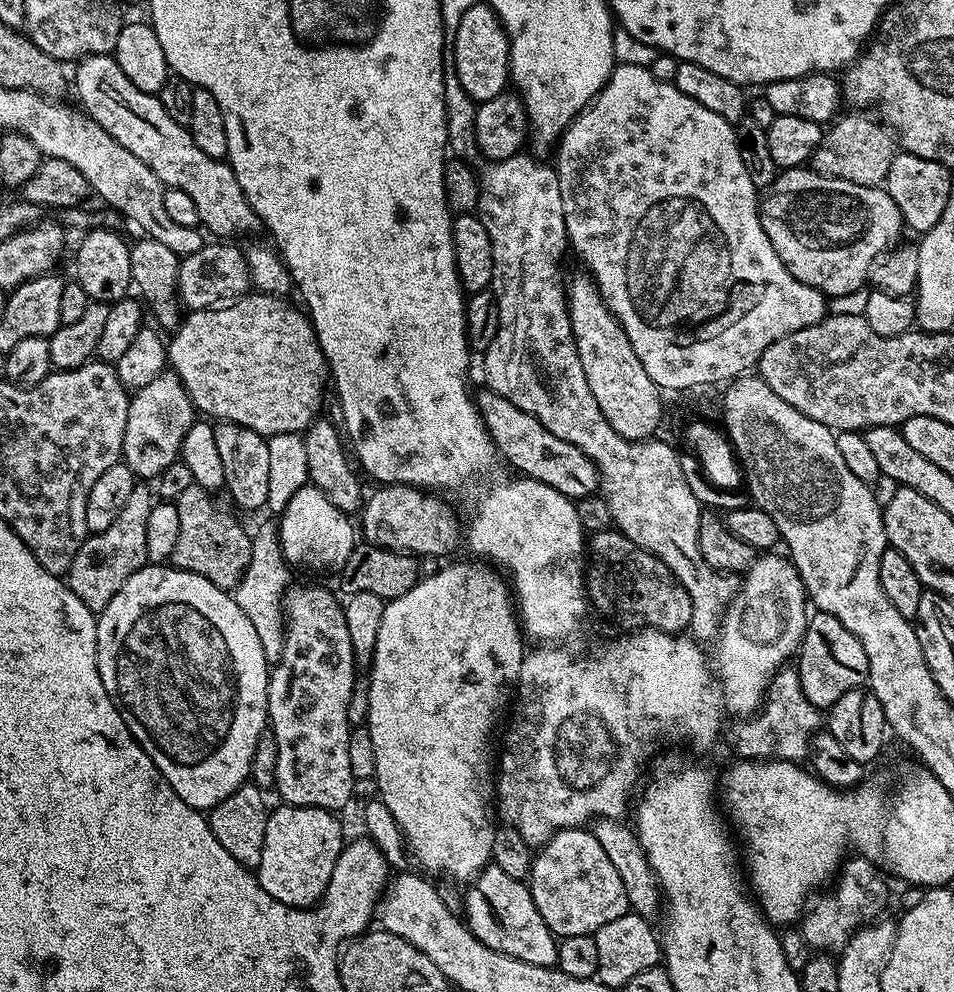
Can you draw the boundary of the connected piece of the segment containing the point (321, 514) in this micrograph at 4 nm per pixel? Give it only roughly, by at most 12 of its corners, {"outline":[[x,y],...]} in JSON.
{"outline":[[320,488],[278,516],[289,565],[339,573],[358,543],[349,513]]}

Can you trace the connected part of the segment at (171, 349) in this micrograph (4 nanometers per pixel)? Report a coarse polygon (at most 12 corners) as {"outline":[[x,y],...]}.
{"outline":[[249,294],[189,311],[168,364],[197,413],[303,434],[330,369],[311,319]]}

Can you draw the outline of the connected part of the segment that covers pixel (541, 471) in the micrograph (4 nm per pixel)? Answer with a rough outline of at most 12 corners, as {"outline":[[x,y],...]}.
{"outline":[[491,390],[476,411],[501,461],[575,502],[596,463]]}

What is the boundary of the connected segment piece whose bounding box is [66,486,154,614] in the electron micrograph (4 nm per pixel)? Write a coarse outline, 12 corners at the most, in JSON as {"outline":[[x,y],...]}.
{"outline":[[150,487],[82,542],[68,589],[99,614],[149,563]]}

